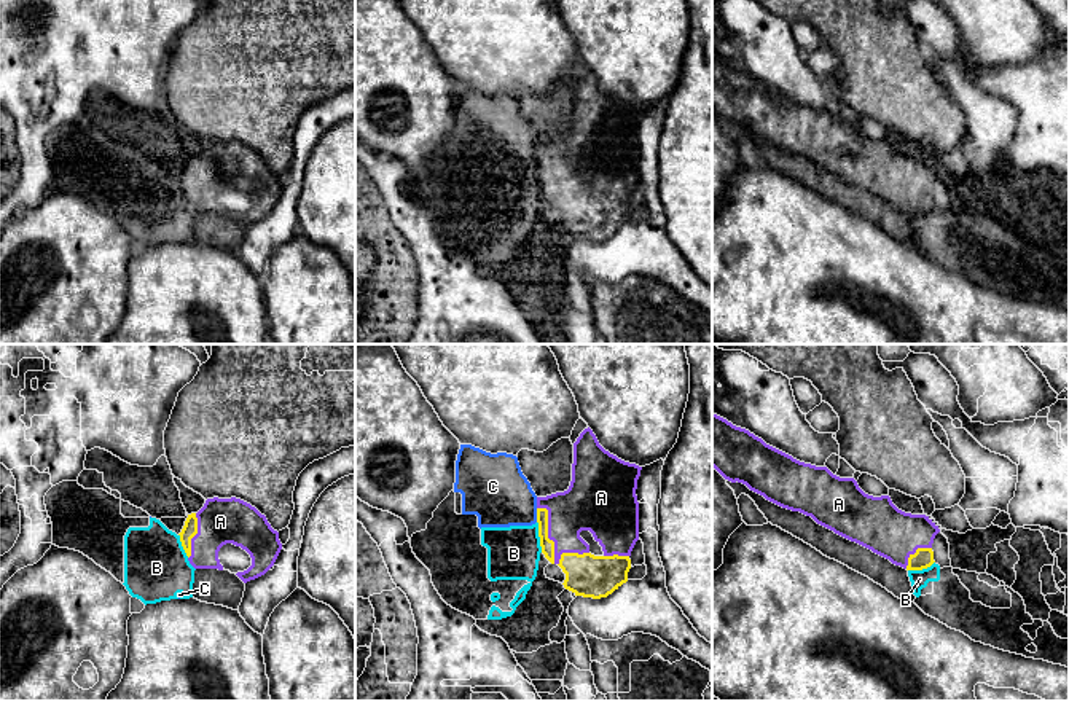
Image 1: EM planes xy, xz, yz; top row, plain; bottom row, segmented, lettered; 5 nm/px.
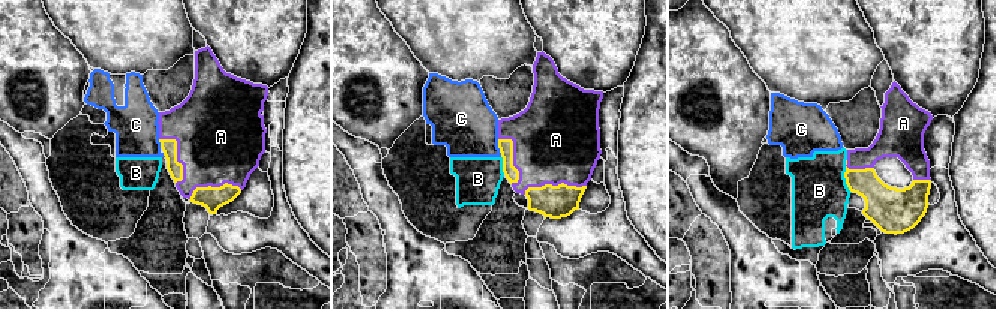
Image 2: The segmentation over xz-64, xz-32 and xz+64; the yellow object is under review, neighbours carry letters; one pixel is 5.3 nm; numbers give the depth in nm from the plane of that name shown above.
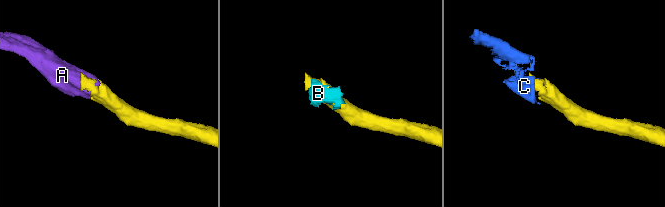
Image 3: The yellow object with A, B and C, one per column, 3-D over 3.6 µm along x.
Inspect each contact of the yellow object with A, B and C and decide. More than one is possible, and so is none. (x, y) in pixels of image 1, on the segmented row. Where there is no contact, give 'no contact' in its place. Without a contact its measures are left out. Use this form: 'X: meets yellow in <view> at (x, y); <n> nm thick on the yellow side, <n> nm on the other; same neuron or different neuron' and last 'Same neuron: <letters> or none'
A: meets yellow in xz at (547, 532); 70 nm thick on the yellow side, 260 nm on the other; same neuron
B: meets yellow in xz at (539, 536); 70 nm thick on the yellow side, 260 nm on the other; different neuron
C: meets yellow in xz at (537, 515); 70 nm thick on the yellow side, 320 nm on the other; different neuron
Same neuron: A

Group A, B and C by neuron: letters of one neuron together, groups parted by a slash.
A / B C

